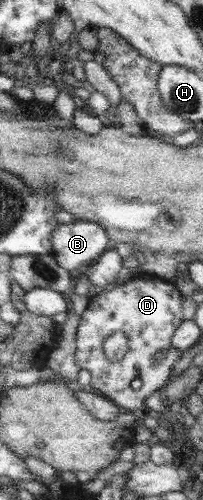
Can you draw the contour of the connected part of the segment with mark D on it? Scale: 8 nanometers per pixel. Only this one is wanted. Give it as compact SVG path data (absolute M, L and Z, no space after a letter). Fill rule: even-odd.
M139 274L127 282L92 292L76 335L76 361L91 374L90 385L125 411L144 408L148 395L172 381L172 368L180 361L183 353L183 350L173 345L178 327L187 320L182 300L183 295L174 282L164 281L156 275ZM118 331L128 337L129 350L120 361L114 363L106 359L104 343ZM160 351L168 353L162 357L160 365L154 365ZM134 379L141 379L141 388L134 390L130 387Z

